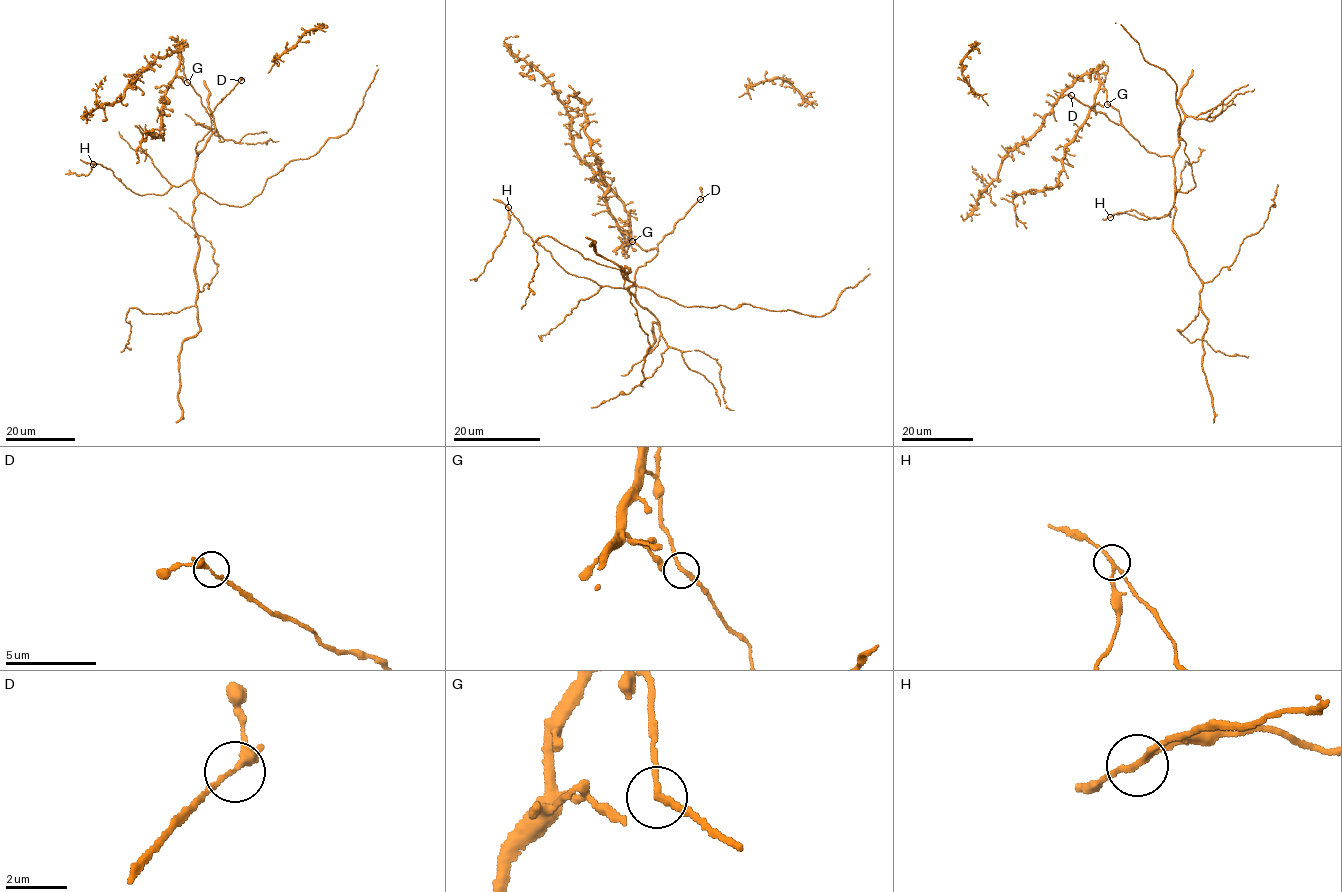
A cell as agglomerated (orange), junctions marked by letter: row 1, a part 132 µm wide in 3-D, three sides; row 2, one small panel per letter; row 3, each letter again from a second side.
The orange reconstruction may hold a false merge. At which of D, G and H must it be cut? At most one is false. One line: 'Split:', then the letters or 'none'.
Split: H

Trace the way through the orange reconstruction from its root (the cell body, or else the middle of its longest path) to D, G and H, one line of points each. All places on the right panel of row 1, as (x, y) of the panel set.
D: (1145, 149), (1122, 126), (1071, 96)
G: (1145, 149), (1122, 125), (1118, 110), (1107, 104)
H: (1145, 149), (1172, 158), (1176, 190), (1173, 207), (1160, 218), (1146, 217), (1133, 210), (1114, 213), (1110, 217)

